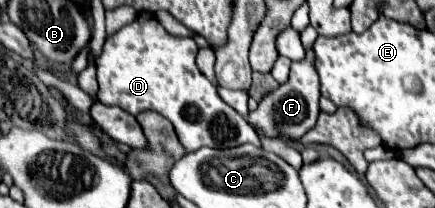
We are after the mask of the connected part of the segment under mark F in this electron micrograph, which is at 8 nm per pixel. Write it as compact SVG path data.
M312 50L306 52L306 60L302 62L292 62L290 66L290 78L288 82L280 84L276 90L266 92L262 100L258 102L258 108L248 114L248 124L256 128L258 132L264 132L270 138L278 140L298 140L302 138L318 118L318 98L320 98L320 84L318 84L318 74L314 70L314 54Z

